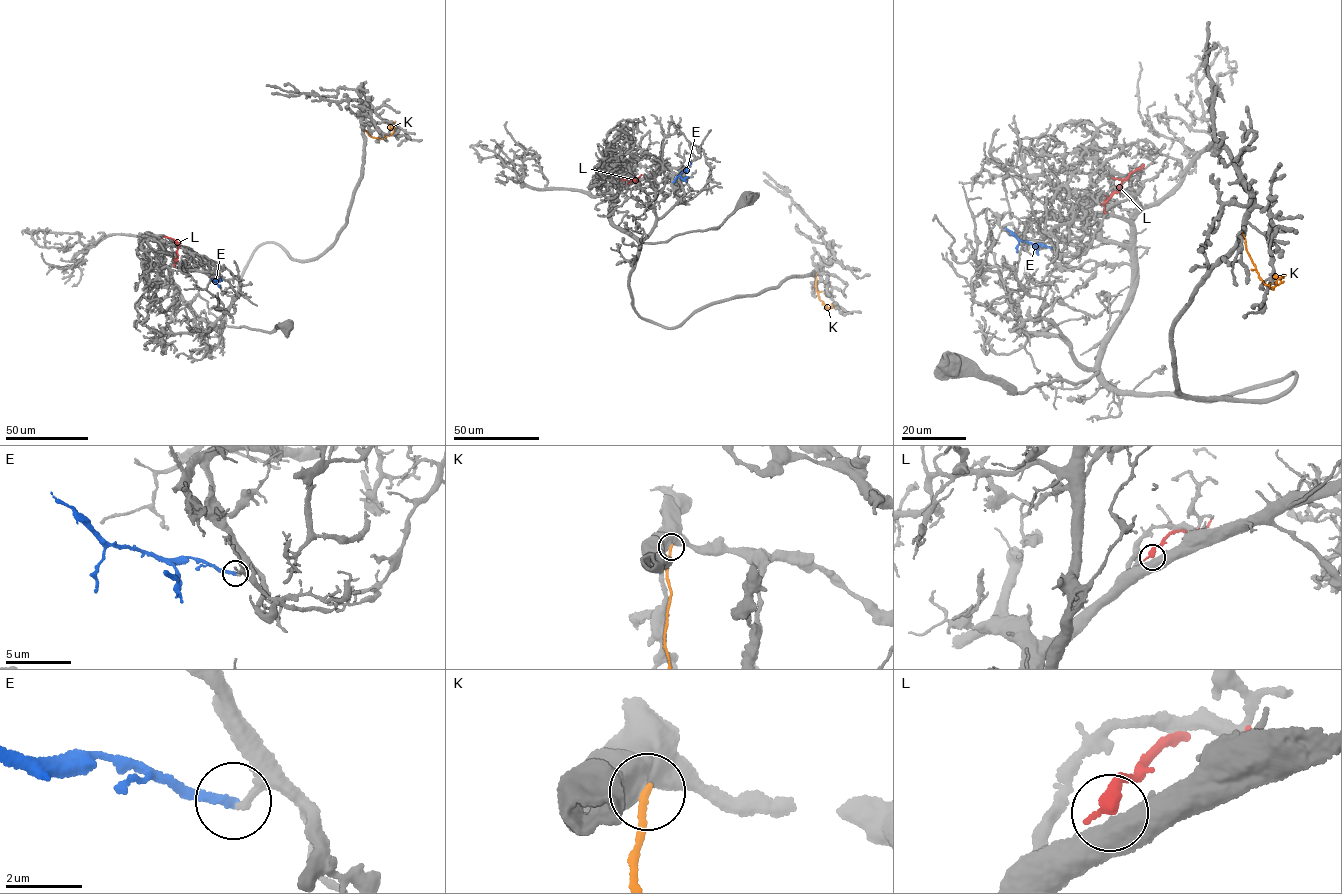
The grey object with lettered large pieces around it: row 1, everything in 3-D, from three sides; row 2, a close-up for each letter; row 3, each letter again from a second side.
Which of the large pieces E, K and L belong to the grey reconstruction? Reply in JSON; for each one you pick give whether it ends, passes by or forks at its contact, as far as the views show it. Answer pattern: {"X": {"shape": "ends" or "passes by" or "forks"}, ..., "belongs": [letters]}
{"E": {"shape": "ends"}, "belongs": ["E"]}

